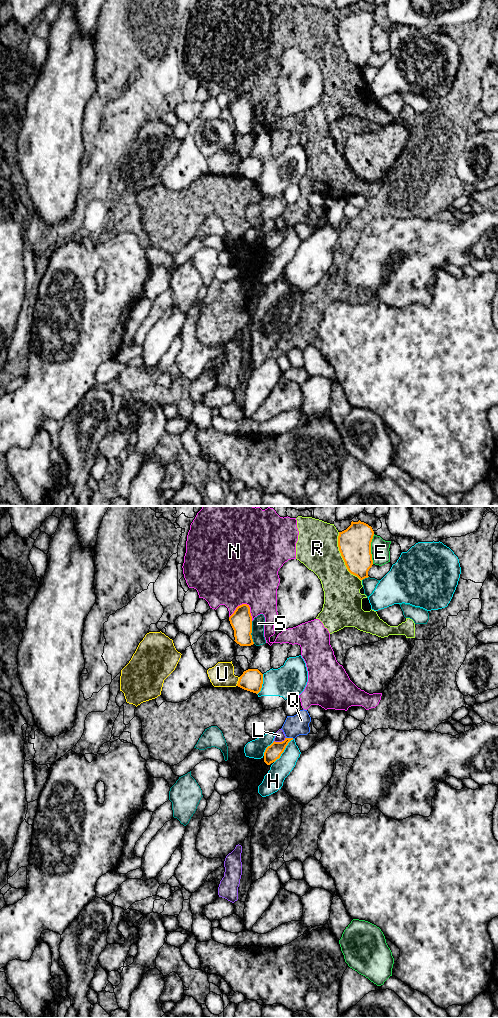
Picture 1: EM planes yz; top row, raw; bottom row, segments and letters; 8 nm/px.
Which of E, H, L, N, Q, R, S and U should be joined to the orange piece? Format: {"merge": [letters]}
{"merge": []}

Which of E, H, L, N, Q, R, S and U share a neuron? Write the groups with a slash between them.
E / H / L N Q R / S / U

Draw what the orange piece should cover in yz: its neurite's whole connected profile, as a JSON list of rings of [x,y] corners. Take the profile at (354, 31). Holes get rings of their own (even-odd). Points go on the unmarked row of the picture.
[[[351,10],[344,19],[339,20],[338,35],[348,59],[360,68],[368,66],[373,53],[371,30],[374,19],[371,14],[361,10]]]

